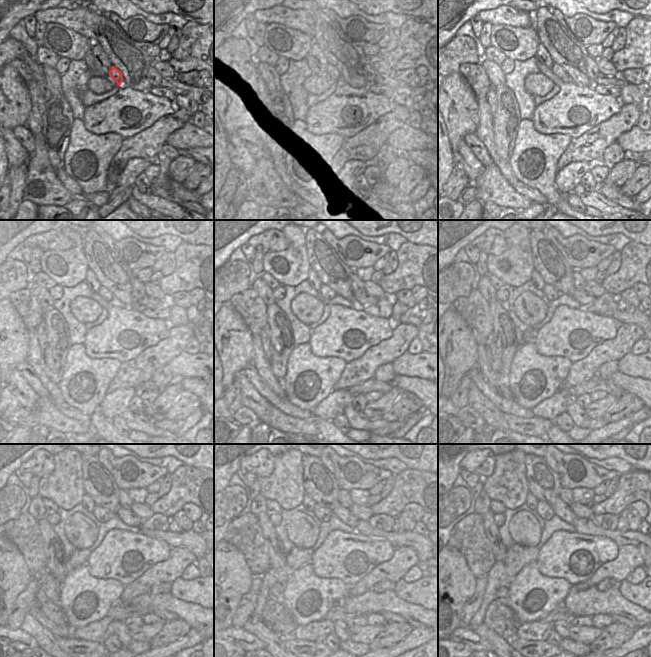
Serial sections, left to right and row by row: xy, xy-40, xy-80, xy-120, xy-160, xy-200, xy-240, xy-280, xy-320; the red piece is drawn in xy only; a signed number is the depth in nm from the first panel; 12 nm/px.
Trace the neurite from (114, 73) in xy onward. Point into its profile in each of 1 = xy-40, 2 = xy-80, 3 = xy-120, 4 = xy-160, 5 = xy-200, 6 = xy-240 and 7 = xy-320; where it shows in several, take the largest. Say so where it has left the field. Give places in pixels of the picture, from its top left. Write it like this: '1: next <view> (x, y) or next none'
1: next xy-40 (332, 70)
2: next xy-80 (556, 69)
3: next xy-120 (104, 293)
4: next xy-160 (326, 293)
5: next xy-200 (551, 293)
6: next xy-240 (102, 515)
7: next xy-320 (544, 509)

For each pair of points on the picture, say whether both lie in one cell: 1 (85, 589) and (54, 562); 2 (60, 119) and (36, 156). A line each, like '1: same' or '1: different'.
1: different
2: different

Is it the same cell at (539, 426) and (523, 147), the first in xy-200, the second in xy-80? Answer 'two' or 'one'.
two

